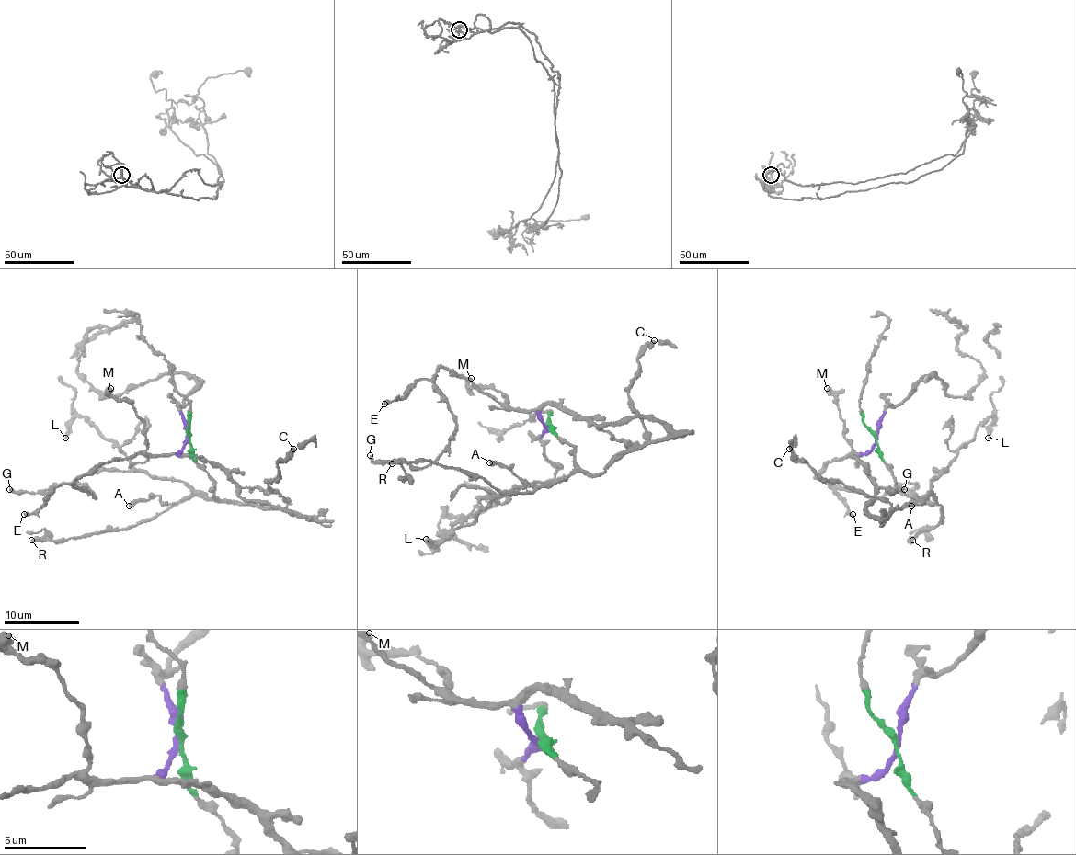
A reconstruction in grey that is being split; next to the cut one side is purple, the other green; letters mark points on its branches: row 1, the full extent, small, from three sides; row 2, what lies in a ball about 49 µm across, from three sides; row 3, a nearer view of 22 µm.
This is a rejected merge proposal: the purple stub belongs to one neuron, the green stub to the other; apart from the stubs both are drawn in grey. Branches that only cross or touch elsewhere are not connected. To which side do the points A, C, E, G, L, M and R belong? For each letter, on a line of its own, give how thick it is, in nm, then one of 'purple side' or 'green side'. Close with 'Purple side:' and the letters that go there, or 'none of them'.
A: calibre 460 nm; green side
C: calibre 420 nm; green side
E: calibre 340 nm; purple side
G: calibre 280 nm; purple side
L: calibre 340 nm; green side
M: calibre 550 nm; purple side
R: calibre 360 nm; green side
Purple side: E, G, M

